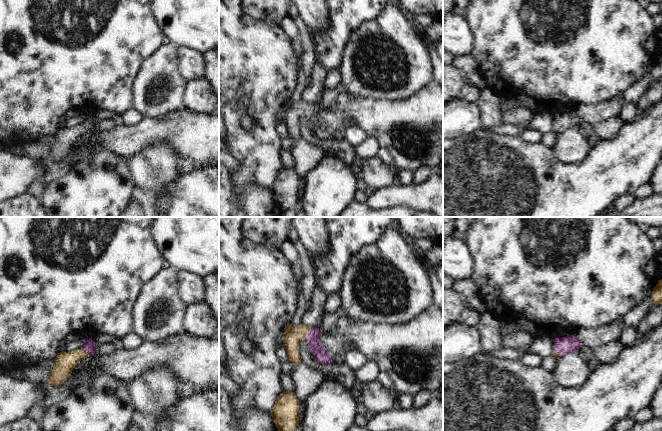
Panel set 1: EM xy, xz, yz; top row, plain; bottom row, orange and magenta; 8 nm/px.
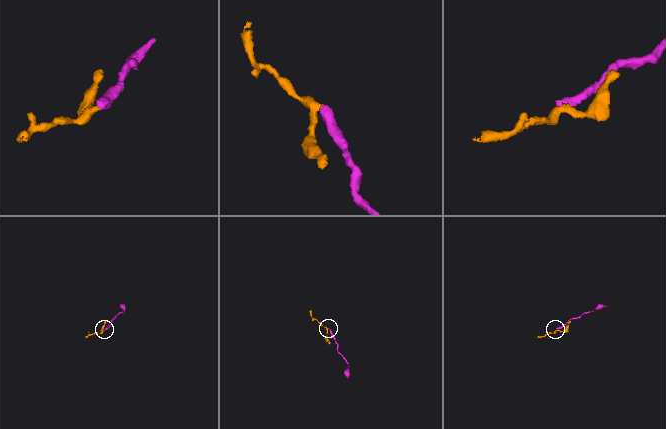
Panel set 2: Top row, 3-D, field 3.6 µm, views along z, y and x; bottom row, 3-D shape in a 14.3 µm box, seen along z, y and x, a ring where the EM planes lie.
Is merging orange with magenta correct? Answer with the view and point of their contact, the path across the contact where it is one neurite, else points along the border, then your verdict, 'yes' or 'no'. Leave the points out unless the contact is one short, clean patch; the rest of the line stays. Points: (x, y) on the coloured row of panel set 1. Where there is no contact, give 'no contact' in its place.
contact xz (307, 332); way xz (293, 335), (307, 332), (321, 356); yes

